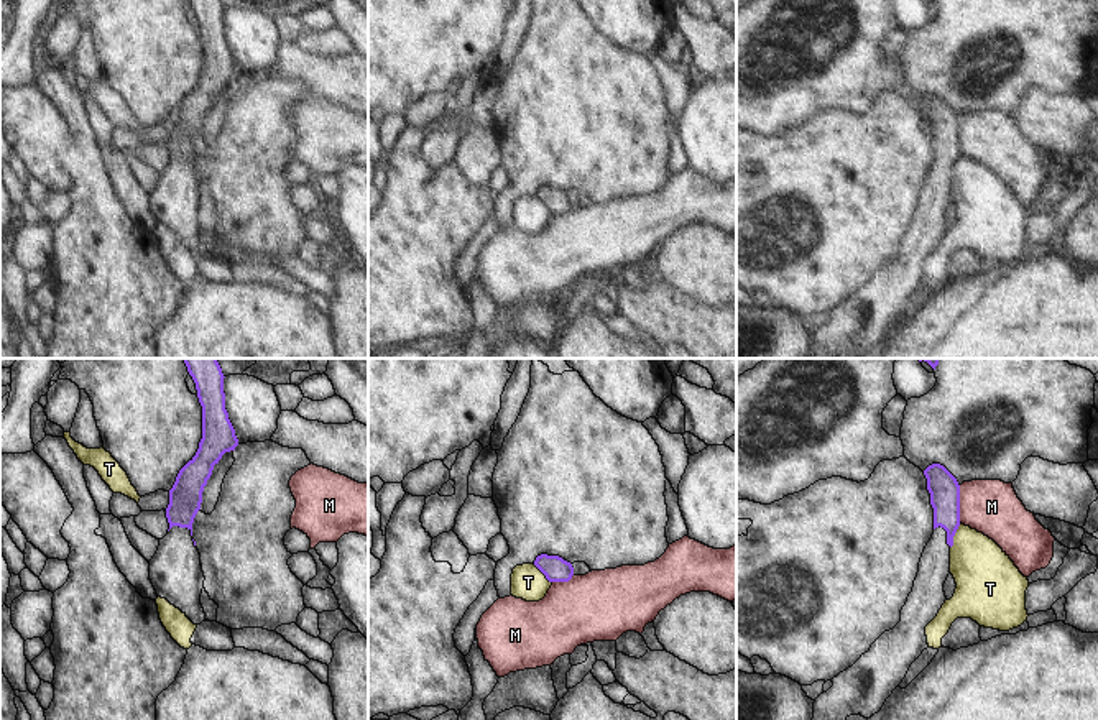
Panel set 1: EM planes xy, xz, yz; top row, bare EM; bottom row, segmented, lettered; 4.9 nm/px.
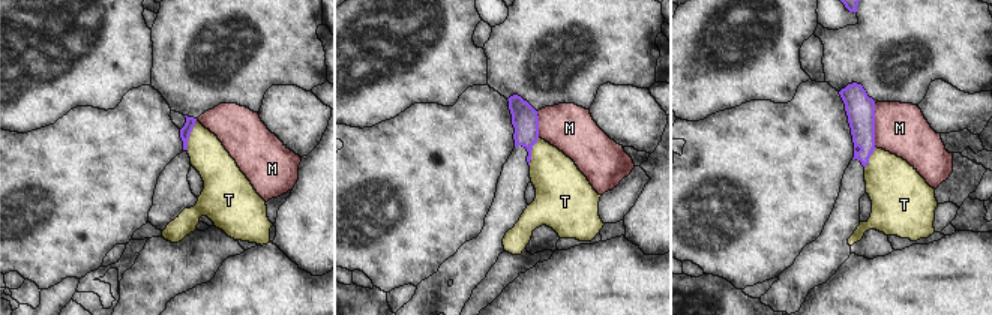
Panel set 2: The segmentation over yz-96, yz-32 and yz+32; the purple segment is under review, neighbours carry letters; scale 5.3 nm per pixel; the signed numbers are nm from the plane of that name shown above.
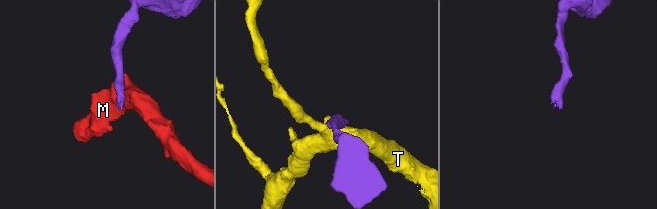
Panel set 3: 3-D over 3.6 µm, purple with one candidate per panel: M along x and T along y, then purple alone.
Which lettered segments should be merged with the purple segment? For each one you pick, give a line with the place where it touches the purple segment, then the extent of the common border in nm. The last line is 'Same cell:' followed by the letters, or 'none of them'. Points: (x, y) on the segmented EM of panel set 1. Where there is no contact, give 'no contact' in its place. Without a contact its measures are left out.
Same cell: none of them

